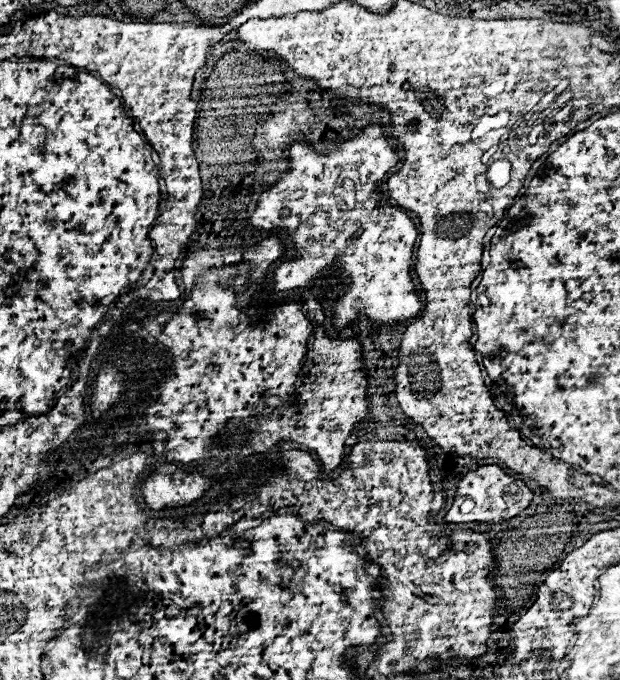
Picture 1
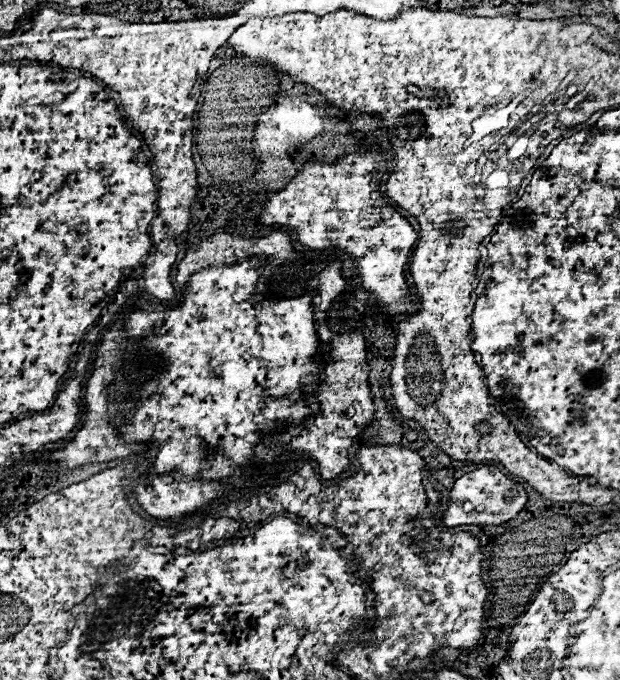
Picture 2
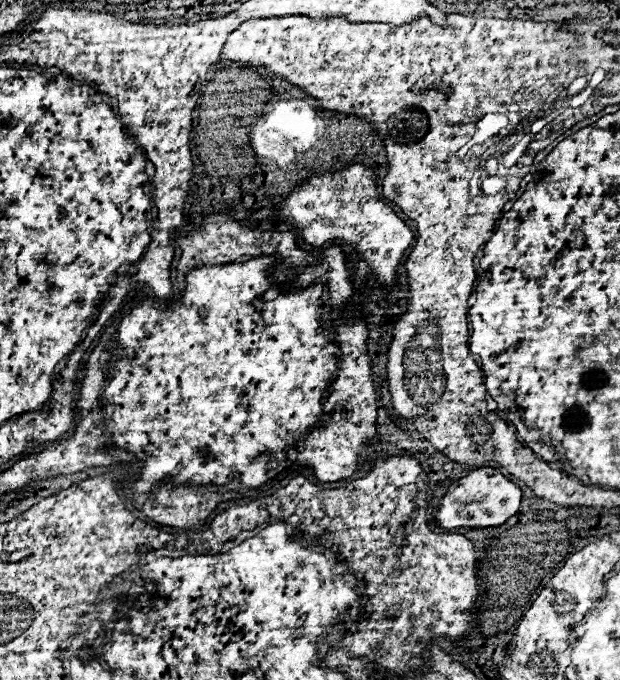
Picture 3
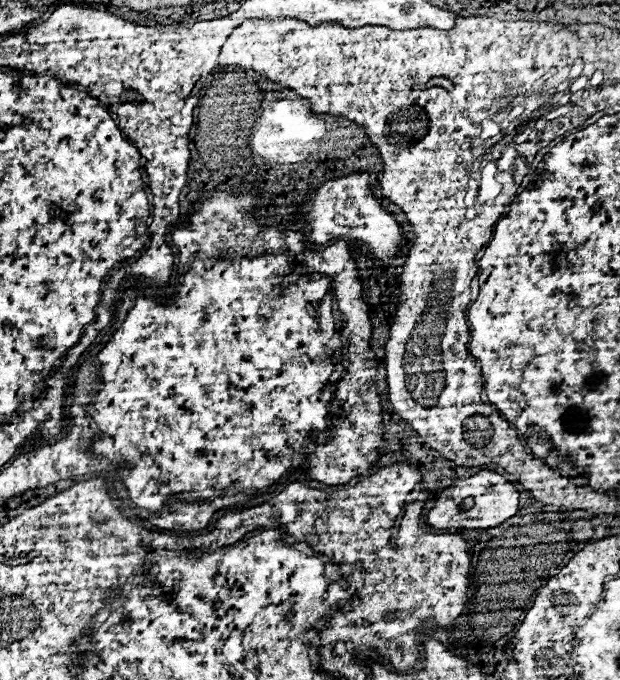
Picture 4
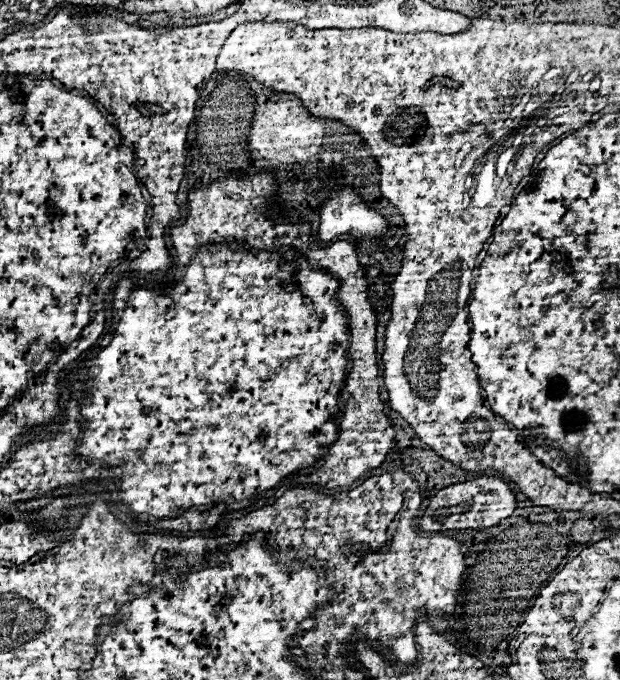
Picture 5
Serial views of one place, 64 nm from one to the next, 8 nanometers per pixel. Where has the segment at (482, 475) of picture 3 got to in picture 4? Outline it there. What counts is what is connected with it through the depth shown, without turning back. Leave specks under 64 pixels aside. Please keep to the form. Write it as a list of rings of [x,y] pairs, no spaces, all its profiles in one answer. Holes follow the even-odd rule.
[[[480,470],[478,474],[456,480],[456,484],[444,488],[428,512],[428,524],[434,528],[492,528],[512,518],[518,512],[518,490],[512,482],[492,470]]]

